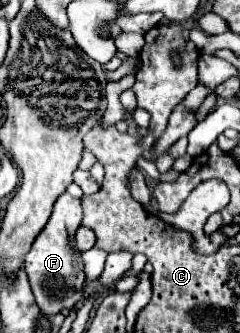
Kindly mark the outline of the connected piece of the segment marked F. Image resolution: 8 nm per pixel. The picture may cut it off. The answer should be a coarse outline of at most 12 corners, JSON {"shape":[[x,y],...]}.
{"shape":[[60,195],[26,253],[44,317],[82,301],[86,273],[70,229],[80,199]]}

